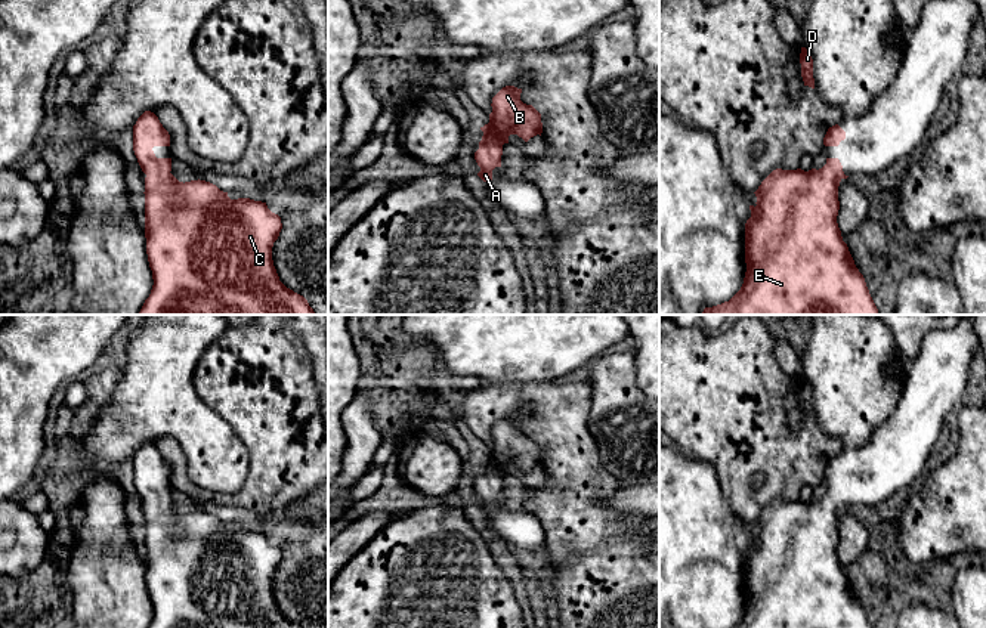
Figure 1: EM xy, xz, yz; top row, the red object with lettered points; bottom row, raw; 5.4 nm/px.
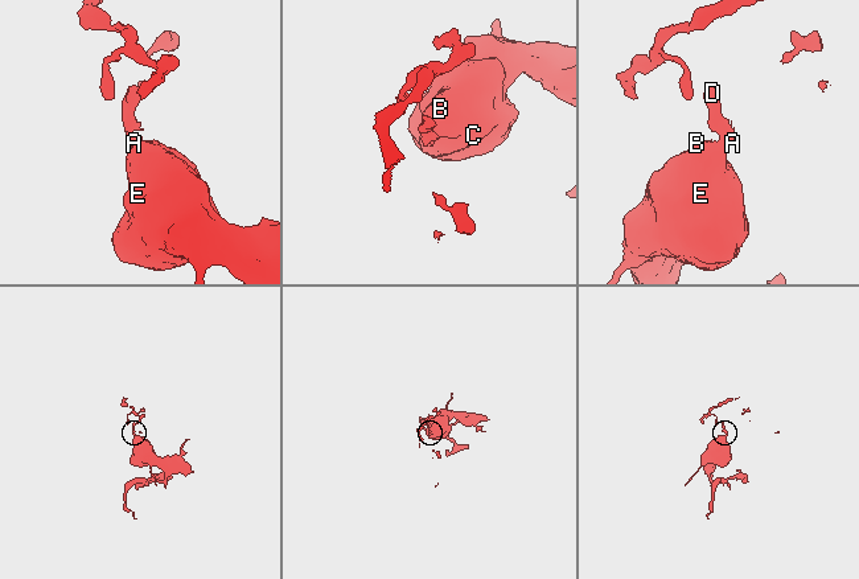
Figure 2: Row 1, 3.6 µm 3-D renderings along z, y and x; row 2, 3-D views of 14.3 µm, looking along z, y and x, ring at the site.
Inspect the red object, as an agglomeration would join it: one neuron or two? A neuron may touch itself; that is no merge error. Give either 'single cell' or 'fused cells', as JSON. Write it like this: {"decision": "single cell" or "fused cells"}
{"decision": "single cell"}

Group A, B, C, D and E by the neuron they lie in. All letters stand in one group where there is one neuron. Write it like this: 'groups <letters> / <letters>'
groups A B C D E

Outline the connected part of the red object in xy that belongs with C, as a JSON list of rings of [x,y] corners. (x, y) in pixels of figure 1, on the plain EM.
[[[145,442],[133,457],[133,482],[137,489],[137,494],[142,502],[146,505],[145,508],[145,569],[146,569],[146,585],[149,598],[152,601],[154,616],[149,628],[303,628],[293,621],[287,619],[276,604],[272,591],[272,578],[278,570],[279,563],[282,560],[281,548],[272,544],[266,533],[254,532],[250,529],[238,529],[231,530],[228,523],[220,522],[216,516],[205,511],[191,511],[191,513],[179,513],[171,502],[171,489],[157,489],[152,479],[154,477],[170,477],[170,465],[160,454],[158,448]]]

